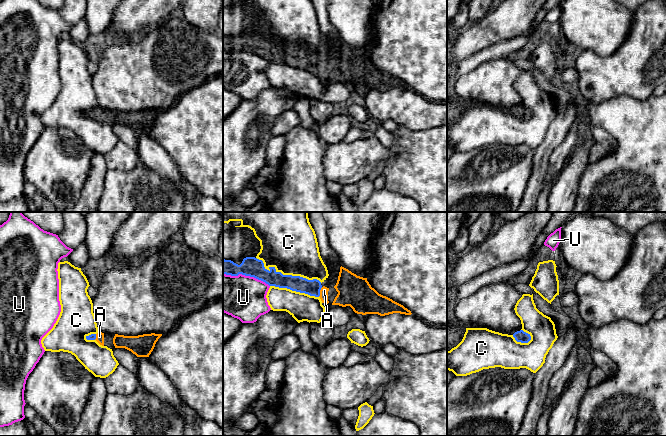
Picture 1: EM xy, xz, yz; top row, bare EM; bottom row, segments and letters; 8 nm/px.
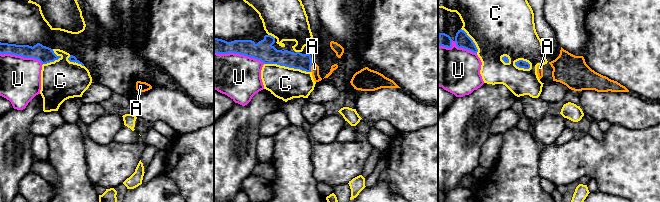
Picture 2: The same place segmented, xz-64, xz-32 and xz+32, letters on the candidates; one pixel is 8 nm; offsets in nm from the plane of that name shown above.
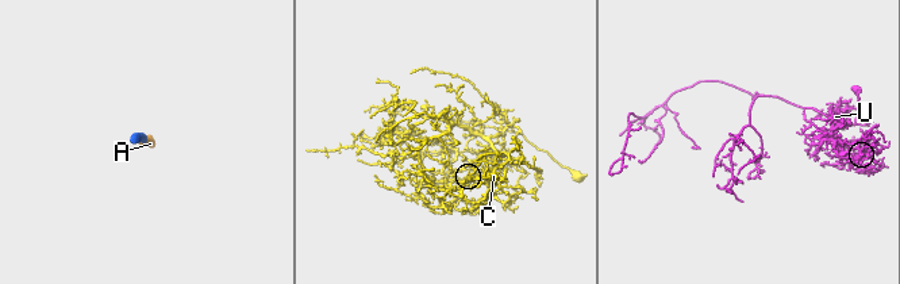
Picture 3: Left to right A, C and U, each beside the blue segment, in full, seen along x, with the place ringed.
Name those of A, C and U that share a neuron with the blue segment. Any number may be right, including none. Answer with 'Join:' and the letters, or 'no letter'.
Join: A

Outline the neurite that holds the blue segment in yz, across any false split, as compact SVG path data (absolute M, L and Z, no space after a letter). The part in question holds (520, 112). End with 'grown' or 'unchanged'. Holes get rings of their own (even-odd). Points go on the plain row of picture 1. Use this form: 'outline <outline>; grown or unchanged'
outline M523 106L517 107L513 110L513 113L517 118L528 119L531 116L530 110L524 108Z; unchanged

